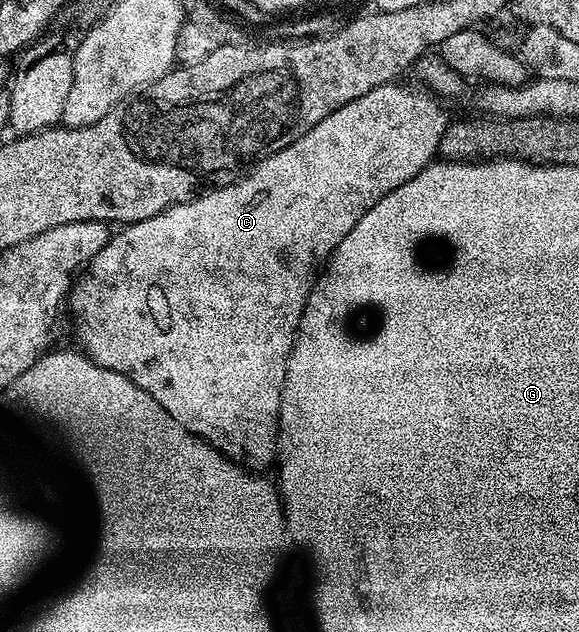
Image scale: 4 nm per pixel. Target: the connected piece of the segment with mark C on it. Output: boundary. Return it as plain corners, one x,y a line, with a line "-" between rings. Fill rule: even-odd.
400,81
378,85
378,89
370,89
370,93
342,105
342,109
334,109
330,117
322,117
314,129
298,137
298,141
286,145
286,149
278,149
278,153
261,159
254,169
236,182
225,187
211,188
146,221
121,226
117,230
120,232
117,235
115,232
108,244
98,249
96,256
86,264
82,274
73,282
70,292
72,315
80,330
79,346
88,358
106,369
132,376
133,381
146,389
146,393
150,393
150,397
154,397
154,401
158,401
158,405
162,405
162,409
174,416
189,433
204,439
210,446
217,447
227,459
245,469
264,469
264,455
260,455
260,451
278,455
280,406
284,396
284,382
288,380
288,358
300,328
306,301
318,278
320,255
331,256
342,237
346,237
346,233
350,233
350,229
362,221
362,213
374,209
374,205
378,205
386,193
394,193
398,185
406,185
410,177
418,177
418,173
422,173
422,169
426,169
437,158
440,138
449,129
450,118
444,112
444,103
432,91
417,86
403,87

